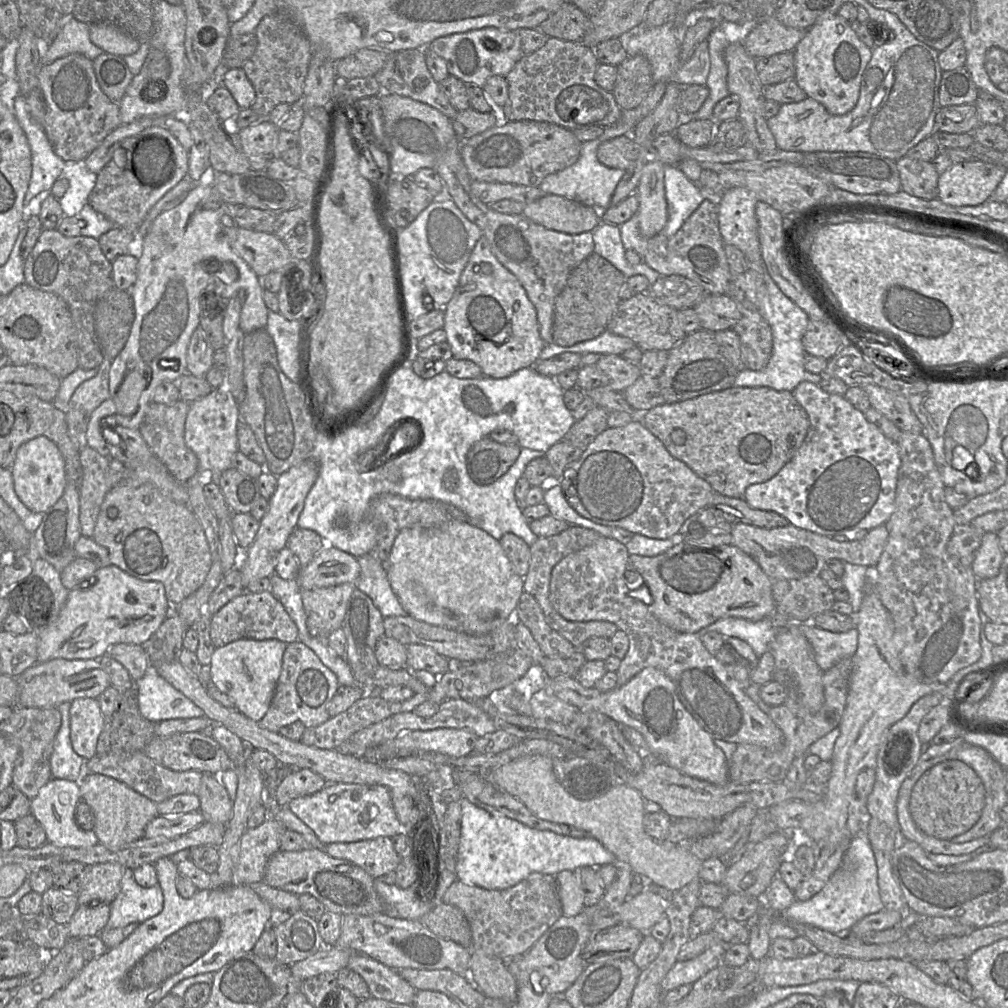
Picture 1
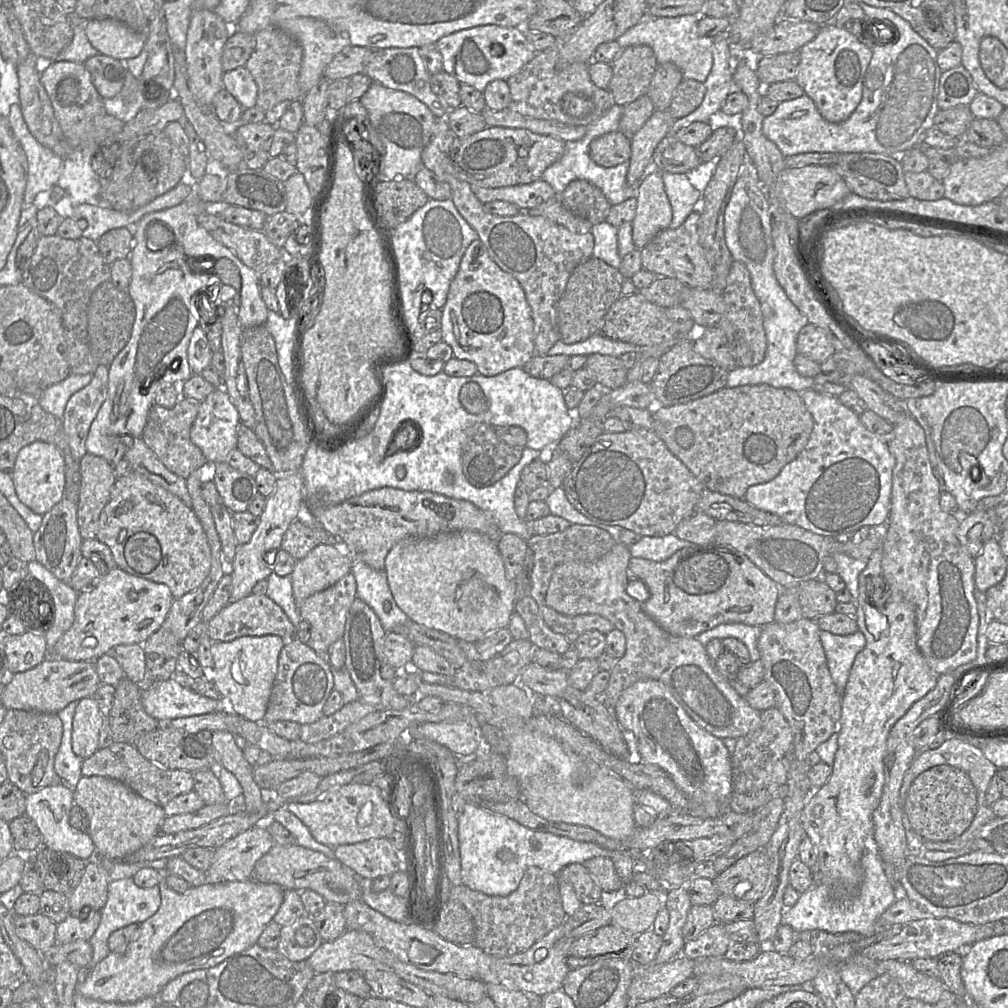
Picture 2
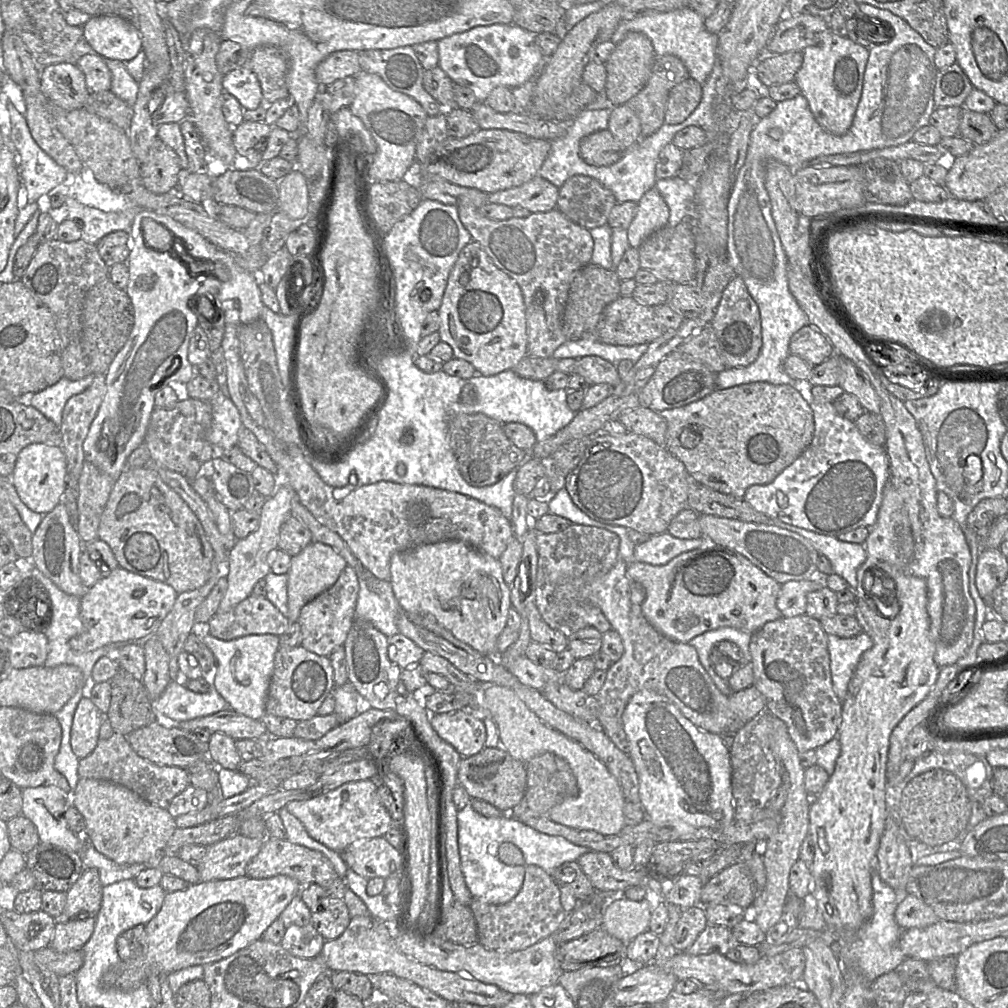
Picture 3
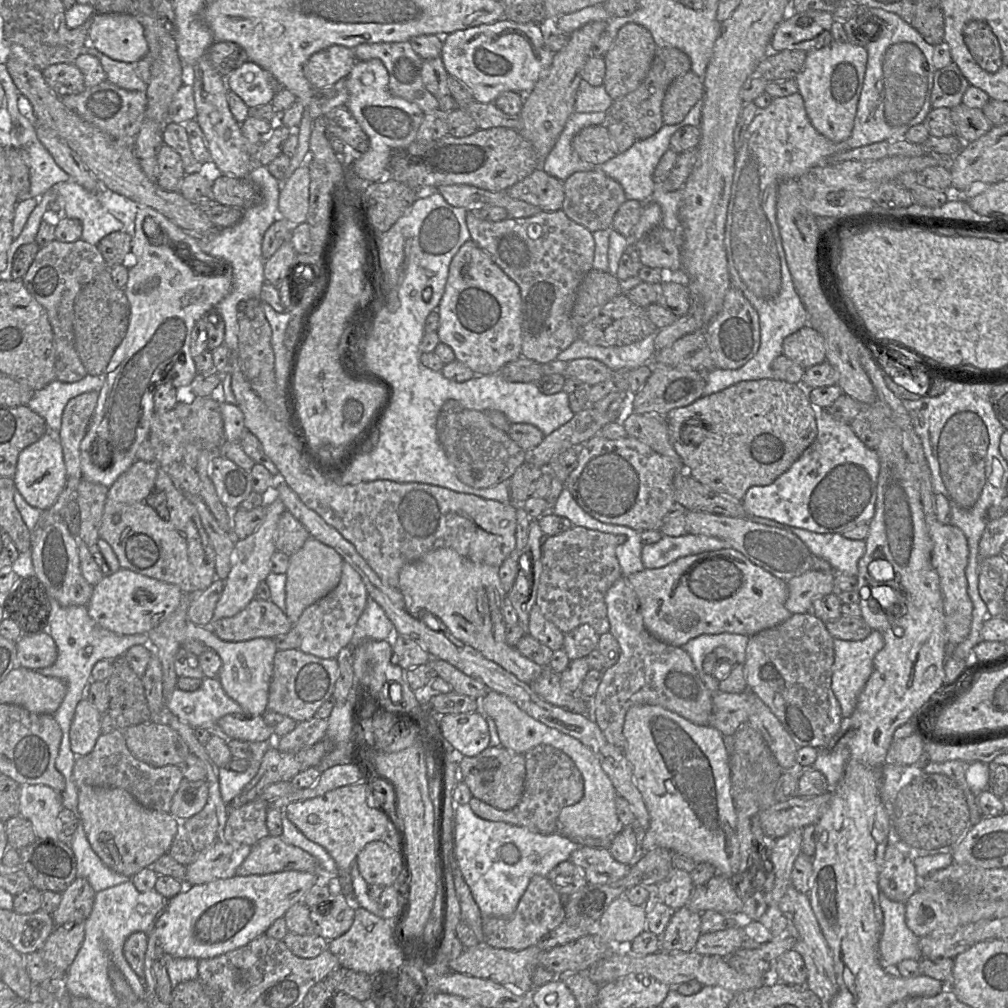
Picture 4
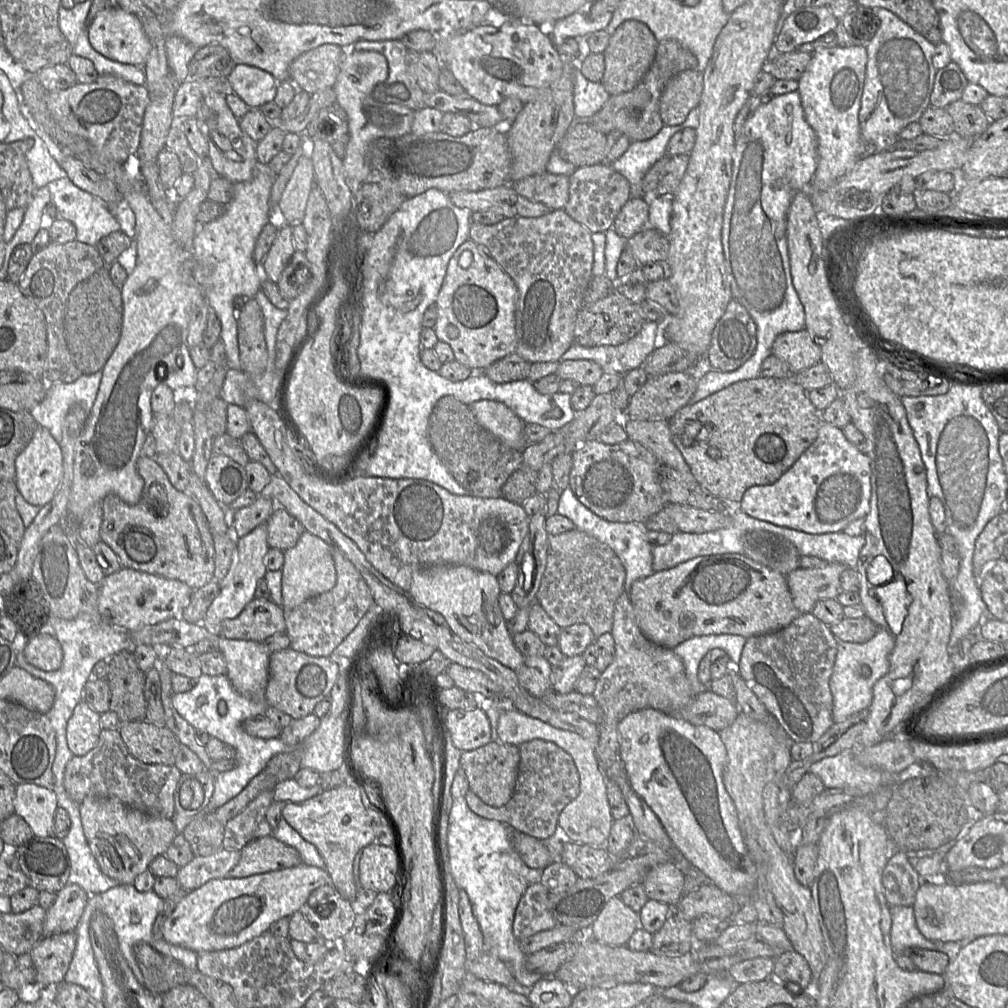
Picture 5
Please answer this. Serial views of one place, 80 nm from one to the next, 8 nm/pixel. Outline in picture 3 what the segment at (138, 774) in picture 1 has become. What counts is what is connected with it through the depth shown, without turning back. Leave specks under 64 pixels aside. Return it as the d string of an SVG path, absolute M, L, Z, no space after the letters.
M116 732L108 739L100 739L92 753L79 760L78 774L79 778L100 779L123 785L143 800L164 809L190 785L184 768L156 765L142 758L133 750L127 736Z

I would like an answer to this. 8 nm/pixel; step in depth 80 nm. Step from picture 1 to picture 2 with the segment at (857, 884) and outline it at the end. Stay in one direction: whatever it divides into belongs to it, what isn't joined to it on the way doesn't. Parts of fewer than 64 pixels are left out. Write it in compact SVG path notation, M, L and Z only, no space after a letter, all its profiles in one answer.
M874 836L860 863L863 880L856 896L846 900L836 900L832 897L828 886L814 884L809 890L800 894L794 906L784 910L781 924L790 926L795 934L809 930L822 930L830 933L856 932L862 936L872 936L877 933L879 917L902 893L899 894L899 884L895 887L884 872L884 863L879 856Z

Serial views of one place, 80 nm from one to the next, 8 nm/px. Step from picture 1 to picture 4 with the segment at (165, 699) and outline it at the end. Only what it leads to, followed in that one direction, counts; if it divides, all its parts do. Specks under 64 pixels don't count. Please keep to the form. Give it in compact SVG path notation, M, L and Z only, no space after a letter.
M204 677L201 686L195 691L184 691L176 687L167 699L165 707L191 727L205 728L209 730L211 734L219 736L225 736L218 727L218 720L222 716L244 712L242 707L226 694L217 677Z

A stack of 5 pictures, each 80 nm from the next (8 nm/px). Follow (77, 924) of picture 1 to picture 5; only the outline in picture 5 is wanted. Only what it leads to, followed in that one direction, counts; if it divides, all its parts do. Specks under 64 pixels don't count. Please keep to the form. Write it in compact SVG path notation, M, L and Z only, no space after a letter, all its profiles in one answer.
M74 932L56 934L51 937L41 939L31 950L30 955L37 971L37 984L47 991L52 990L51 996L54 998L55 988L64 981L65 975L71 964L76 948L76 935Z

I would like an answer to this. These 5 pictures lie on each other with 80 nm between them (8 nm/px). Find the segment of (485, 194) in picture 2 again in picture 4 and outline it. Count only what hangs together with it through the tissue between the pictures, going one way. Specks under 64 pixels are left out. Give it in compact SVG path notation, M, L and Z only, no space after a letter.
M537 168L529 176L514 184L506 193L518 200L541 208L543 211L555 211L562 208L564 201L564 182Z

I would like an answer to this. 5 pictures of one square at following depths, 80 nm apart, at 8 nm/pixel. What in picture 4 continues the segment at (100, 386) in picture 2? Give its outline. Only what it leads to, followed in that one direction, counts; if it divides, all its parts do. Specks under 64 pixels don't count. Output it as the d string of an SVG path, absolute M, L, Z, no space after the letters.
M90 391L70 399L62 414L62 424L55 435L63 450L66 483L52 507L43 511L43 521L61 519L65 504L75 495L82 480L80 443L93 417L99 391Z

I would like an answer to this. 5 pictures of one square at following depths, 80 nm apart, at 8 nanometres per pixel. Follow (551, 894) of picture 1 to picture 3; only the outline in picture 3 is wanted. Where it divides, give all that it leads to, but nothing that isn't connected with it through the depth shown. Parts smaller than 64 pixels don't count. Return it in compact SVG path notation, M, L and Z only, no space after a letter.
M534 865L526 868L519 893L509 902L494 905L472 898L469 908L476 921L478 943L501 952L523 950L549 937L566 916L560 903L560 888L552 876Z

